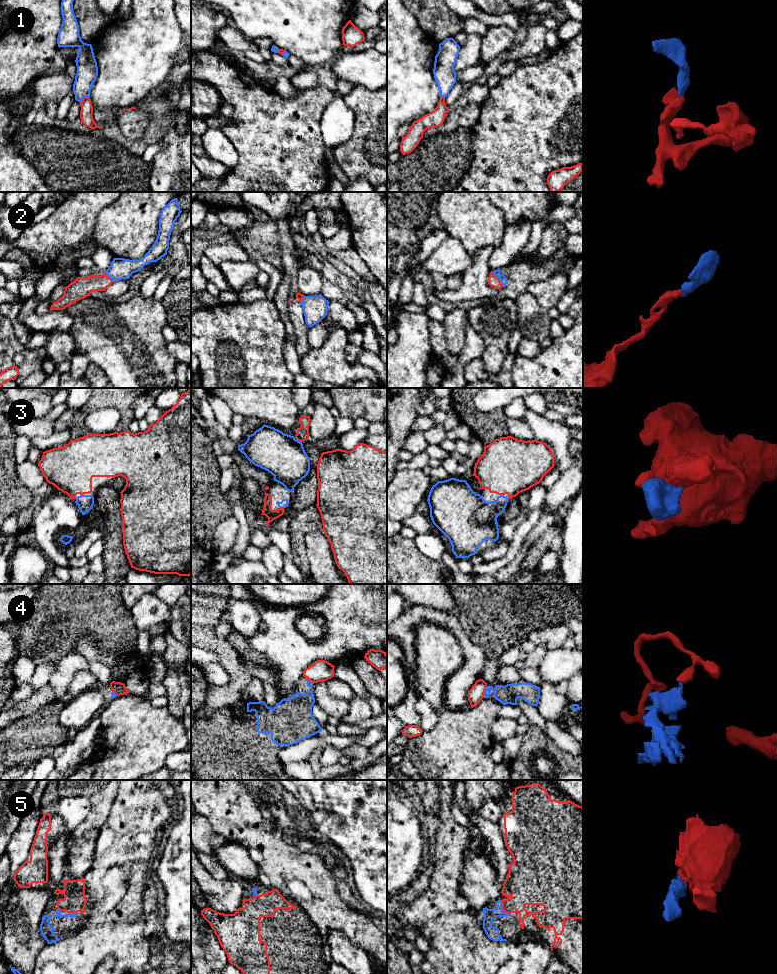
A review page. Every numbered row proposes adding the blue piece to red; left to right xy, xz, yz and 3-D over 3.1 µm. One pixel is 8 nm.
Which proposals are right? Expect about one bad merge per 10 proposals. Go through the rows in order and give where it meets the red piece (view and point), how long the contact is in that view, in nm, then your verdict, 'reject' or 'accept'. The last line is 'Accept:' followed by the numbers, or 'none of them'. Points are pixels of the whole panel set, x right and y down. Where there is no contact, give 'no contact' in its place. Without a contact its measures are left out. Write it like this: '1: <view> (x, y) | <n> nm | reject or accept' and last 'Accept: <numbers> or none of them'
1: xy (83, 98) | 80 nm | accept
2: yz (499, 279) | 160 nm | accept
3: xz (298, 440) | 80 nm | accept
4: yz (484, 691) | 90 nm | accept
5: yz (502, 908) | 150 nm | accept
Accept: 1, 2, 3, 4, 5

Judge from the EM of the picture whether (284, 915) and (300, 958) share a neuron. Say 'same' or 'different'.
same

